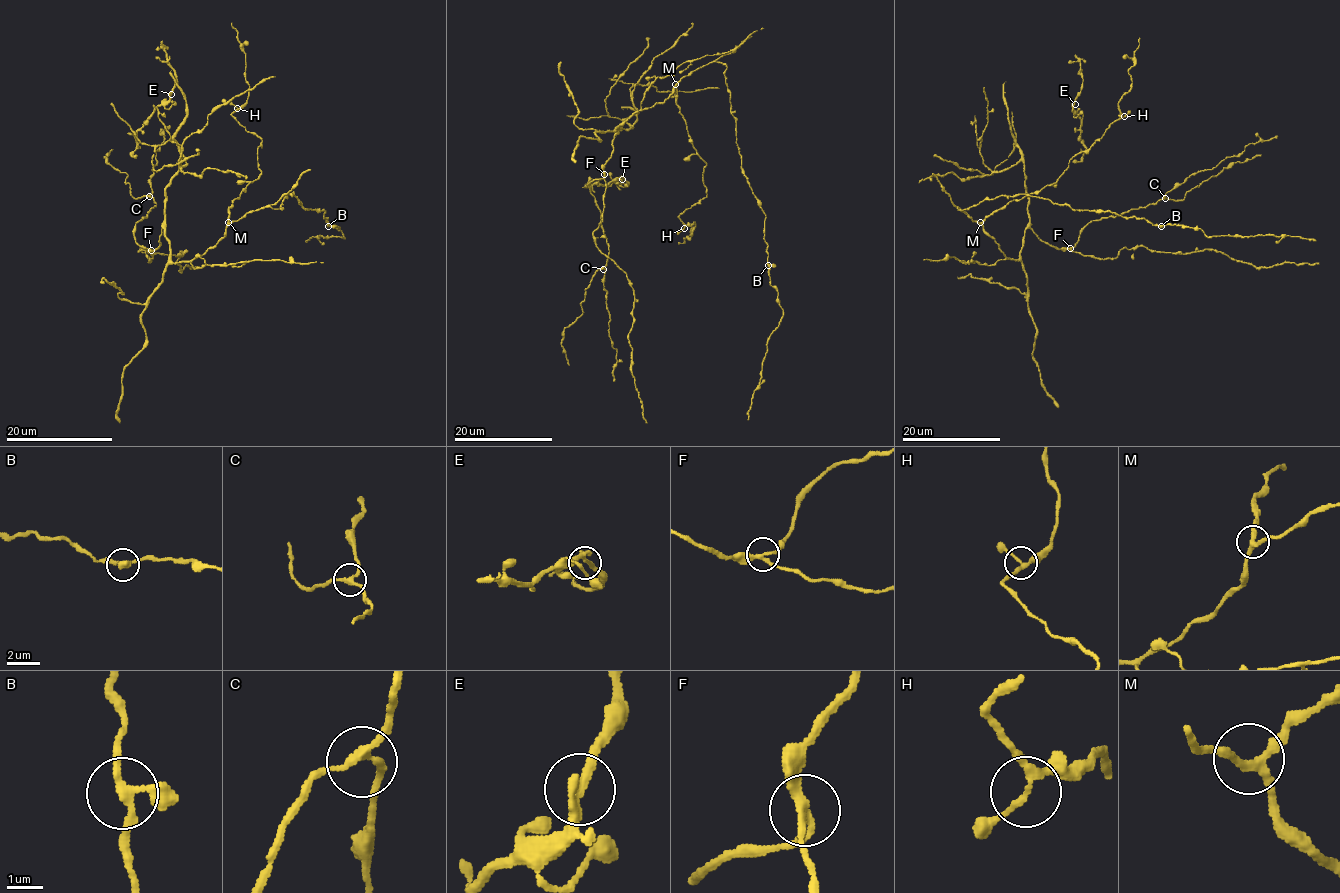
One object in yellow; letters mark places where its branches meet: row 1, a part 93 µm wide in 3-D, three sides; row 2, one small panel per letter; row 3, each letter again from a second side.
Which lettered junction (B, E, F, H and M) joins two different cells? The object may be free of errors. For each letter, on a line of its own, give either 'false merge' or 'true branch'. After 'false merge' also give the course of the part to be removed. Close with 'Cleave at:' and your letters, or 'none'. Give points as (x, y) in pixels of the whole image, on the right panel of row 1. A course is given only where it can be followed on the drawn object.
B: true branch
E: true branch
F: true branch
H: true branch
M: true branch
Cleave at: none

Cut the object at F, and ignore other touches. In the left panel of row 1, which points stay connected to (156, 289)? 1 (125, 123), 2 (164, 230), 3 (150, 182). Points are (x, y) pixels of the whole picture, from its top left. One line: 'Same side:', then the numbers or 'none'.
Same side: 1, 2

